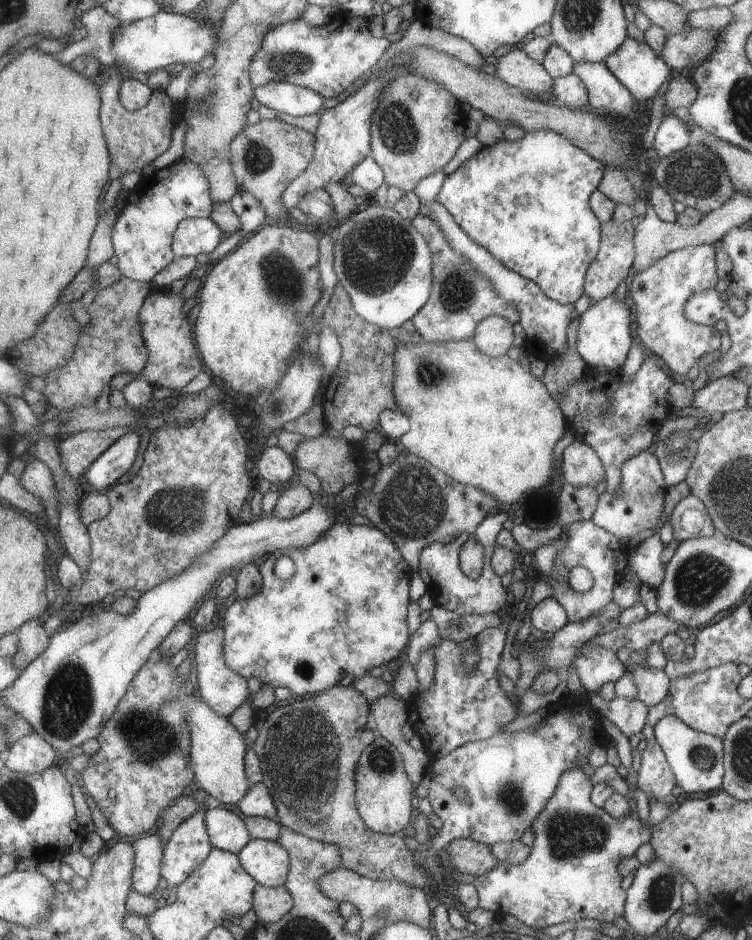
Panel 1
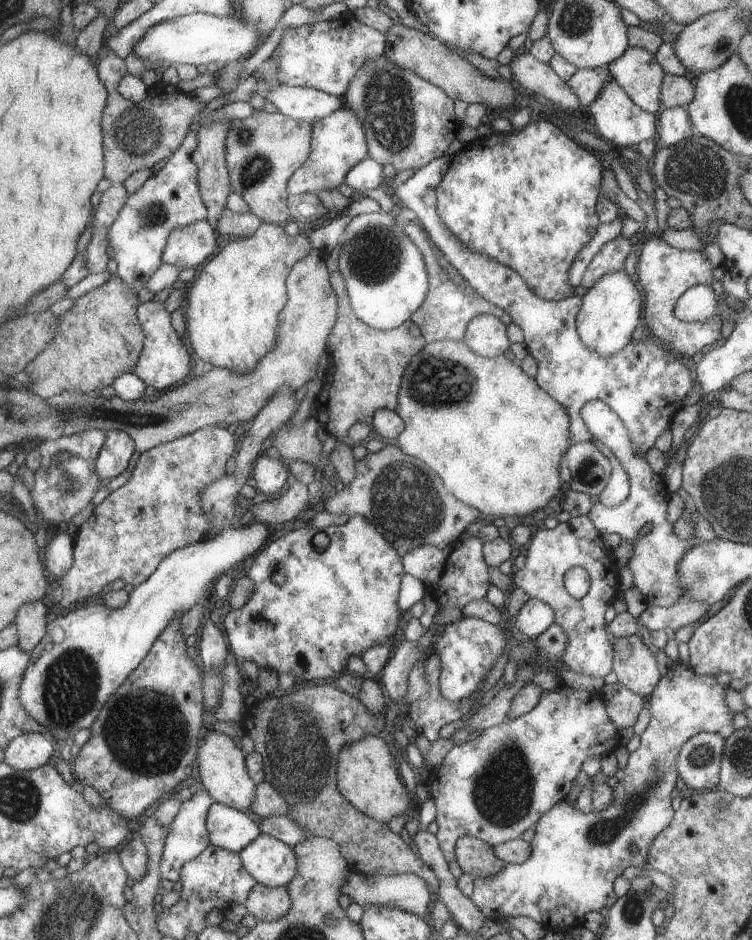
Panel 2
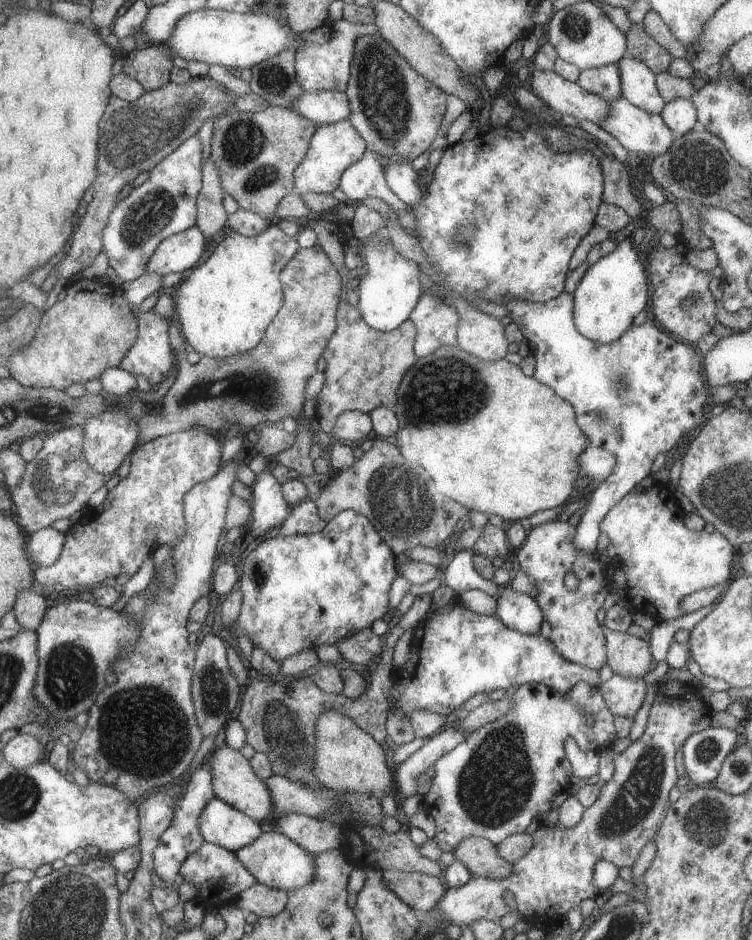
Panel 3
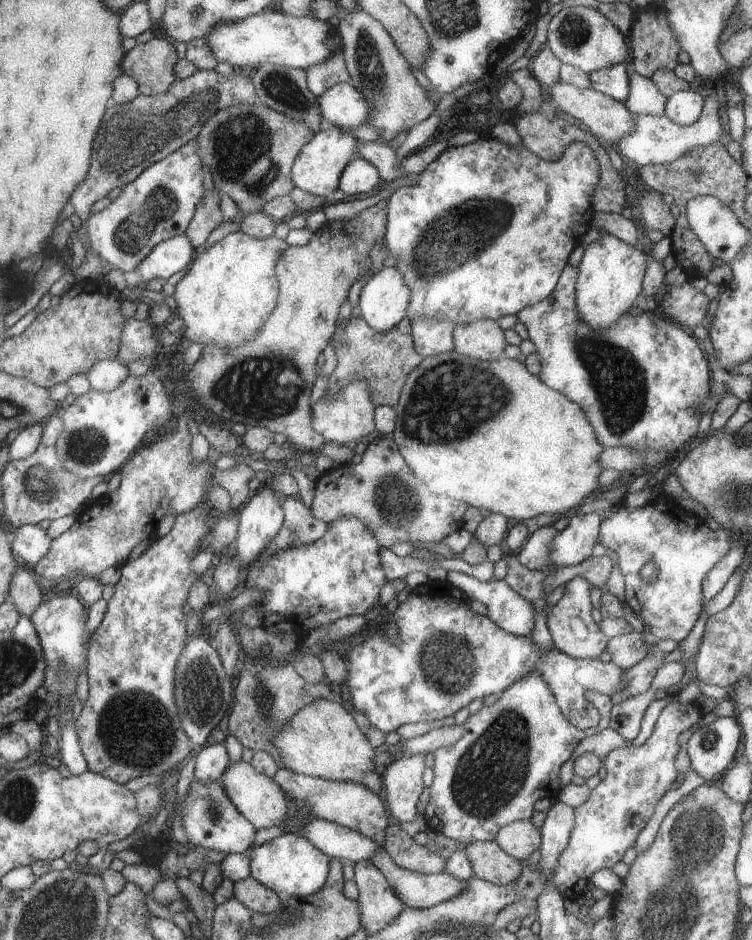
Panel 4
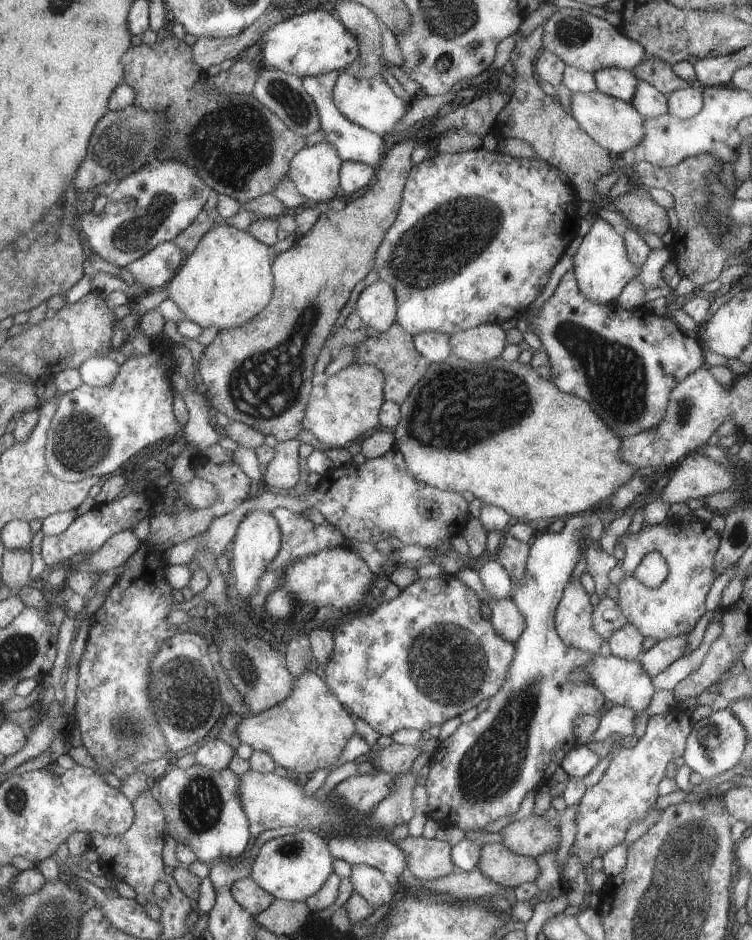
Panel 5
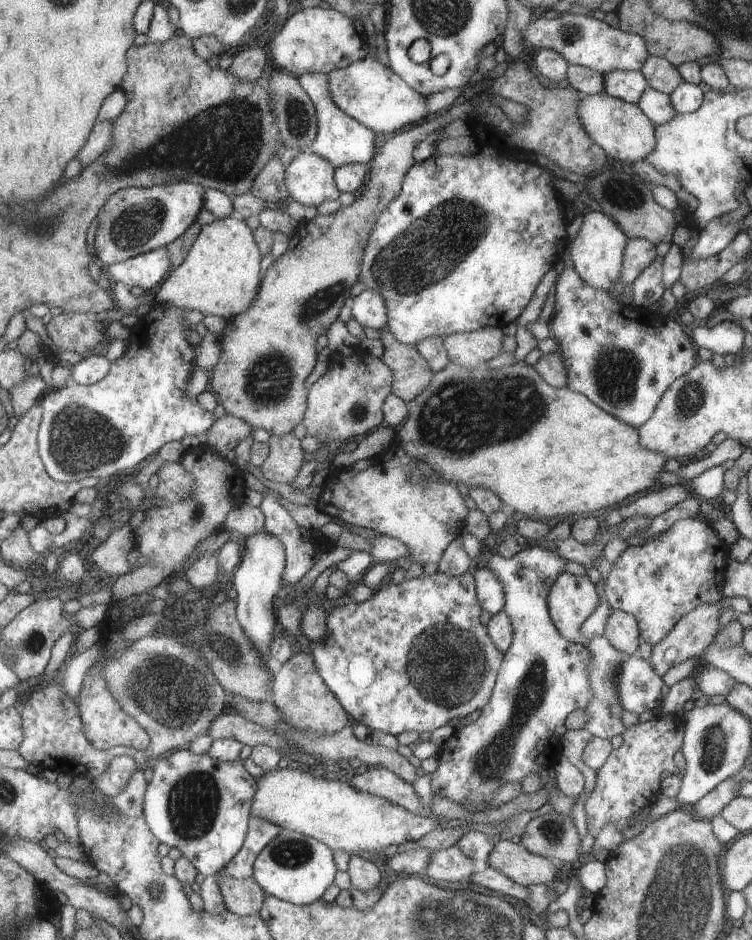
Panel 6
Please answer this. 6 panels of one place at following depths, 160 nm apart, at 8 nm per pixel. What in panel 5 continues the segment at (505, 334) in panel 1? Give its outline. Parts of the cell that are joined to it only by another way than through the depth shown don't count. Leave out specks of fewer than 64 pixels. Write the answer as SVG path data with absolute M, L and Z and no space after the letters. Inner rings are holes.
M484 323L467 331L449 335L452 355L474 364L484 364L498 358L506 348L504 330L496 324Z

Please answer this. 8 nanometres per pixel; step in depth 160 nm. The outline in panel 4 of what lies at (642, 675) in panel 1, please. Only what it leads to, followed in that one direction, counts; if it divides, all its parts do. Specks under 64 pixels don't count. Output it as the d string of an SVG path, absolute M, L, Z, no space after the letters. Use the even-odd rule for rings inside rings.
M633 630L631 633L609 639L607 651L610 654L610 662L628 672L649 654L644 638L646 639L644 634Z

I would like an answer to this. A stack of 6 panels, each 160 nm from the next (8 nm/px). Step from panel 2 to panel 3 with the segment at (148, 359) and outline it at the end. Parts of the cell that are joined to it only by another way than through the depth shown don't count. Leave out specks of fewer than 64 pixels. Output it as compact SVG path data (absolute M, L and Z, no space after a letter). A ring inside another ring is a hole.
M153 309L138 315L140 334L122 359L120 368L135 377L146 378L152 386L164 382L174 368L174 350L168 340L168 322Z

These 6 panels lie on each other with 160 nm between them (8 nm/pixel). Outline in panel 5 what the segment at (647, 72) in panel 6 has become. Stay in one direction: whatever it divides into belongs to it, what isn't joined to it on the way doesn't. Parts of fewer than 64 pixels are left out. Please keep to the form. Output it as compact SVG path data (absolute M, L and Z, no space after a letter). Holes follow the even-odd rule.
M650 57L649 59L644 59L644 62L635 66L631 71L636 76L636 79L648 81L662 93L665 93L666 96L690 85L689 82L678 78L674 74L672 67L659 58Z

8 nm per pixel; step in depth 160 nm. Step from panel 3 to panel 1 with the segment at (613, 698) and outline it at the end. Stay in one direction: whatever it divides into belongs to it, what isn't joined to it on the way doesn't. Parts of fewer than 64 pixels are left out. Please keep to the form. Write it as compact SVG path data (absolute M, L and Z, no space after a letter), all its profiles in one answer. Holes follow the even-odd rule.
M599 693L587 694L588 704L598 714L607 716L628 738L642 732L648 722L649 705L644 704L638 699L629 699L628 697L615 697L612 701L602 700Z

